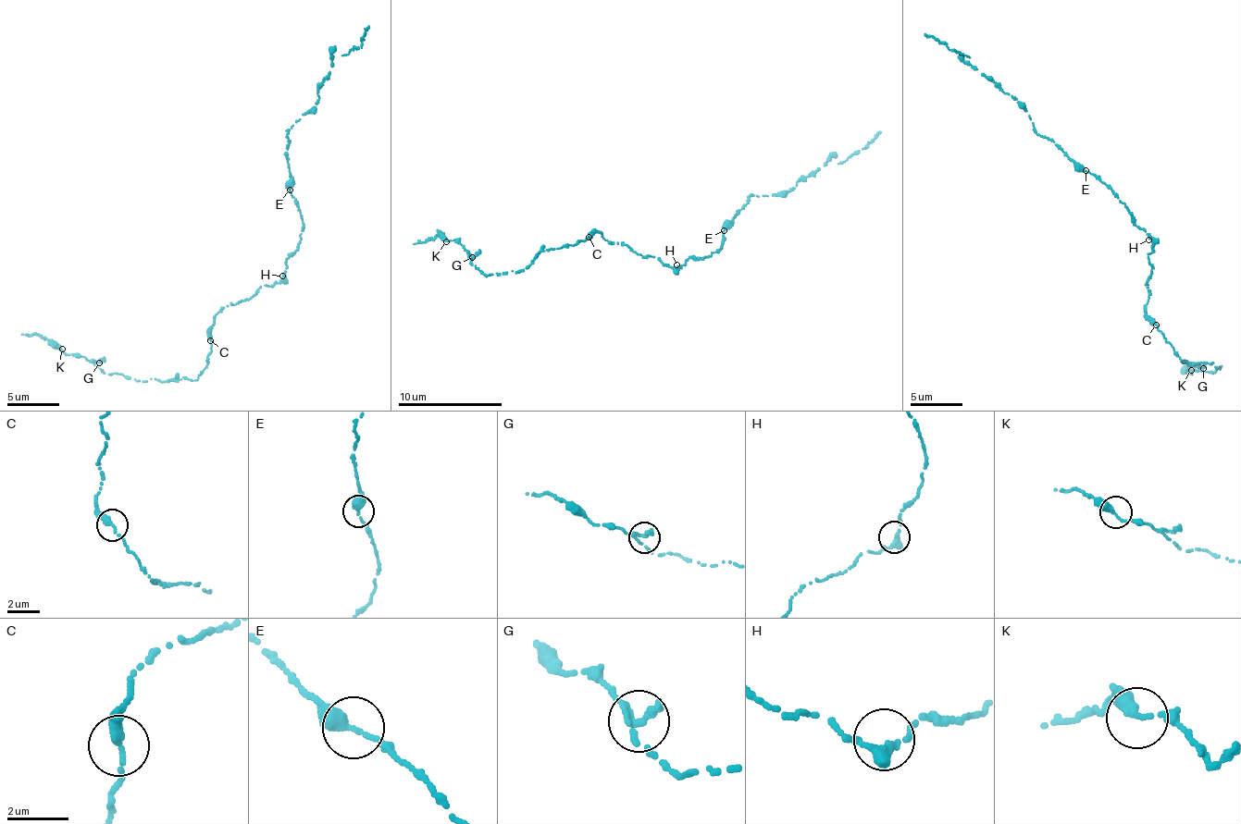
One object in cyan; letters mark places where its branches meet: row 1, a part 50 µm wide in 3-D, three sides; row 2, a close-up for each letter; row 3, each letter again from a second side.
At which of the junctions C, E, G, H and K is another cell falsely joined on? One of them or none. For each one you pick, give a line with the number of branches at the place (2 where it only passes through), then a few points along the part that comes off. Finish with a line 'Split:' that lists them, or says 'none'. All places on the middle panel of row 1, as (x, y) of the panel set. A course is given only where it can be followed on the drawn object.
Split: none

